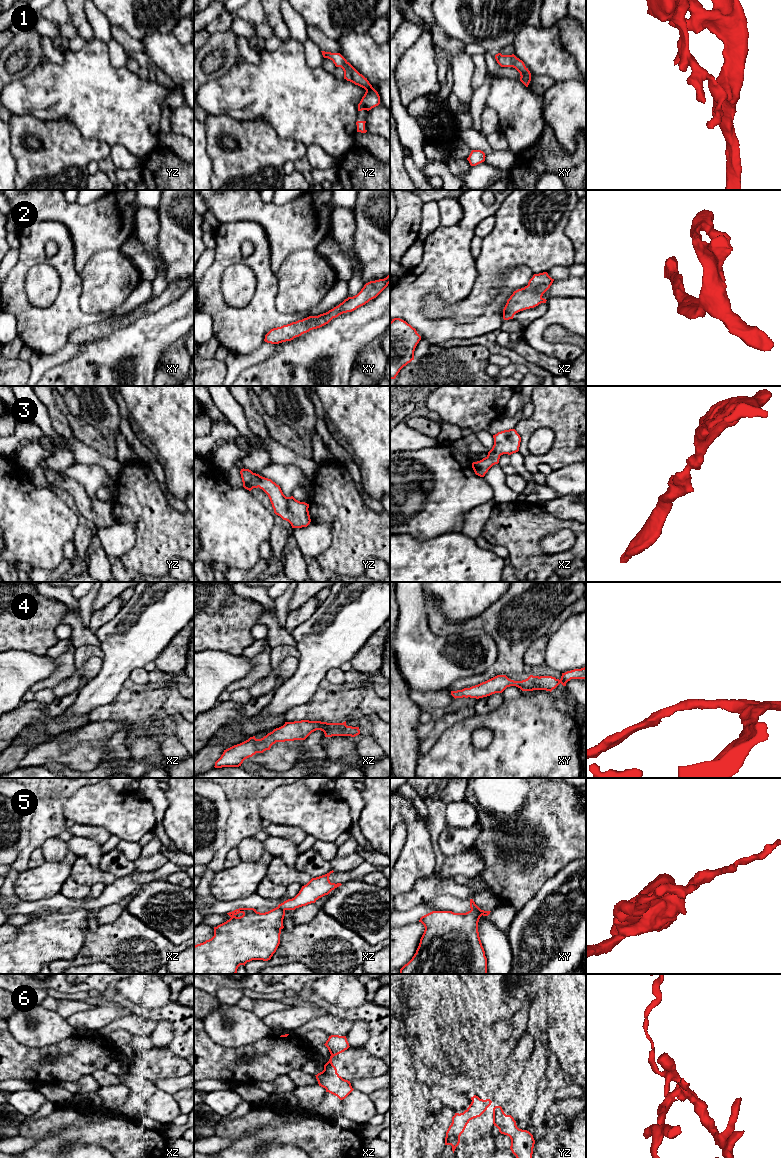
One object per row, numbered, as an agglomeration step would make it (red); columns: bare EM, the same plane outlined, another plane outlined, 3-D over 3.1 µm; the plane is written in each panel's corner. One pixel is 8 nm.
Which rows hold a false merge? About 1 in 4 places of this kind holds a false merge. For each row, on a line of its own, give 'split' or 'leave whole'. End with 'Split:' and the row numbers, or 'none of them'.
1: leave whole
2: leave whole
3: leave whole
4: leave whole
5: split
6: leave whole
Split: 5

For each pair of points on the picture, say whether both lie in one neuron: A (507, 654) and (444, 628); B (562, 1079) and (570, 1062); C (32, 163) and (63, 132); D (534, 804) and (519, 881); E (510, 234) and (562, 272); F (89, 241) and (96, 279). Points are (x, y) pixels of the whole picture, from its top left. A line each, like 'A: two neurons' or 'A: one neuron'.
A: one neuron
B: two neurons
C: one neuron
D: one neuron
E: two neurons
F: two neurons

